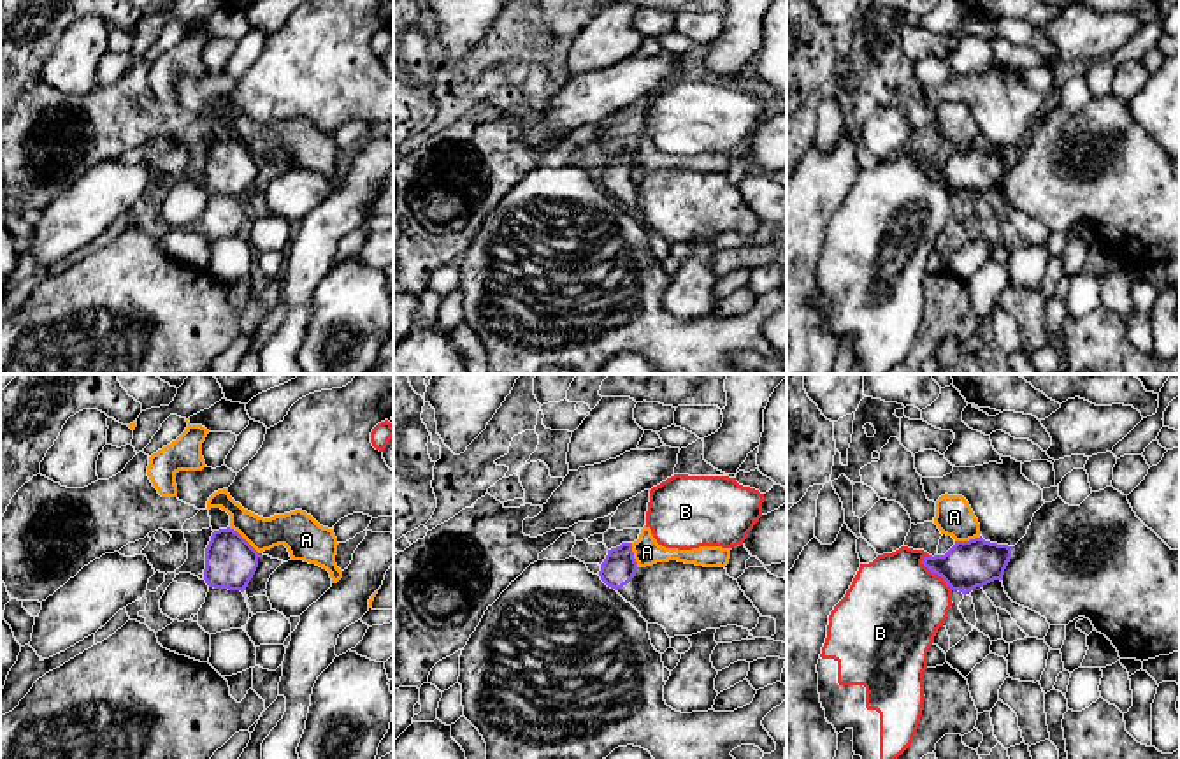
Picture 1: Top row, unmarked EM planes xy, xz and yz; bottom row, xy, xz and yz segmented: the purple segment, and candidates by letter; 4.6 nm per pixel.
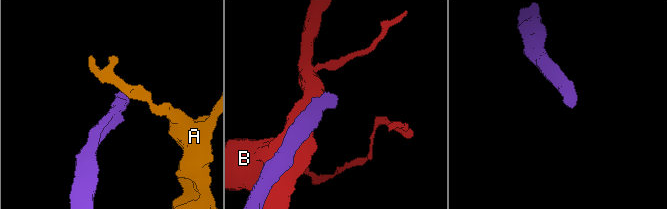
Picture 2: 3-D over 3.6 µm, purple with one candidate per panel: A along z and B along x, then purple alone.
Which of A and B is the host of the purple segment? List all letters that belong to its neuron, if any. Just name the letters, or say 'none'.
none

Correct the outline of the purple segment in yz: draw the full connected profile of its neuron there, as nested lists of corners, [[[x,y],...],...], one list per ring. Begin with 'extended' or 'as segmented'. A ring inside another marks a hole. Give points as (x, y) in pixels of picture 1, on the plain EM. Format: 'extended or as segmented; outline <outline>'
extended; outline [[[1001,61],[1001,70],[955,74],[943,84],[922,84],[929,107],[962,102],[980,130],[980,142],[955,148],[945,162],[922,170],[964,202],[1003,186],[1013,153],[1027,141],[1034,119],[1045,111],[1043,97],[1022,81],[1022,69]]]

